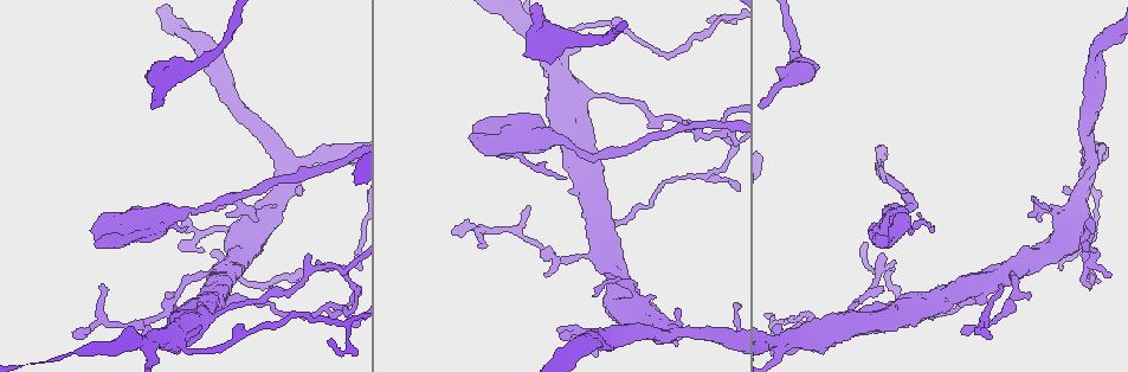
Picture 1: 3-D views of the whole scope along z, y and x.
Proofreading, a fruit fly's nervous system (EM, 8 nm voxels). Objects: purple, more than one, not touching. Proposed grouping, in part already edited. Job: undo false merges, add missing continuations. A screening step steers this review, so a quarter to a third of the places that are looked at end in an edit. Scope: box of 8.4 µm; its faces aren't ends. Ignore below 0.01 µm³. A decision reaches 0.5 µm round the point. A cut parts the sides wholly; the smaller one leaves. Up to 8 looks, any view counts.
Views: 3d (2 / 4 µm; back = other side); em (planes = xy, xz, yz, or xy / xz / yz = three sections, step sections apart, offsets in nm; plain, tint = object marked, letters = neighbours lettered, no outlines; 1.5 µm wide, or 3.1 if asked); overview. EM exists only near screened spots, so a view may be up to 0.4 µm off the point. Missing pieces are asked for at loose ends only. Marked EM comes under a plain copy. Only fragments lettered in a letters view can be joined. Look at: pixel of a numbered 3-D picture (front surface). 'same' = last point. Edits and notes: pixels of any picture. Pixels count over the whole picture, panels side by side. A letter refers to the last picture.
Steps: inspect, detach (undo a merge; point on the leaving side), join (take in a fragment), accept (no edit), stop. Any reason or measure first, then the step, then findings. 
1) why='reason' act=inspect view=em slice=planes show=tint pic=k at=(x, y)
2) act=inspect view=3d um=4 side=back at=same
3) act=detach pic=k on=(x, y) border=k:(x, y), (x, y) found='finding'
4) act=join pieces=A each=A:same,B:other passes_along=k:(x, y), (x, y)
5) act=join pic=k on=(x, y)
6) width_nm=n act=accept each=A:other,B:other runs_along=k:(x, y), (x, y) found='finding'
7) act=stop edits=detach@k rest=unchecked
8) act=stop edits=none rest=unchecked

why='thin neck' act=inspect view=em slice=xz step=8 show=letters pic=1 at=(483, 229)

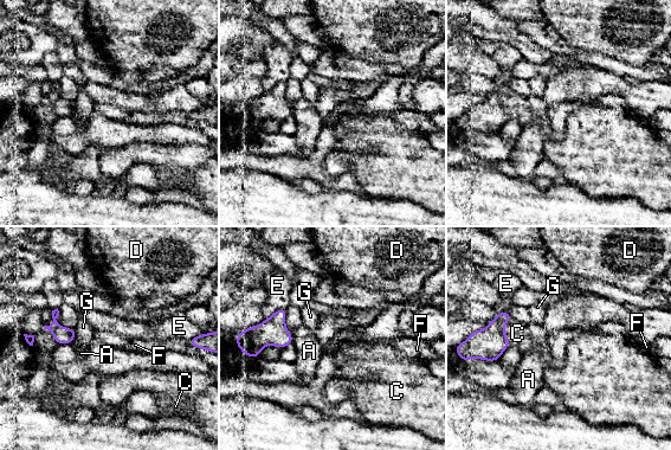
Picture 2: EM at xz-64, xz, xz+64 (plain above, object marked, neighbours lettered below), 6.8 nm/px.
act=accept each=A:other,C:other,D:other,E:other,F:other,G:other border=2:(284, 308), (277, 309), (266, 319) found='all the same neuron'

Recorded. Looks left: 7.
act=inspect view=em slice=xz step=4 show=tint pic=1 at=(181, 288)

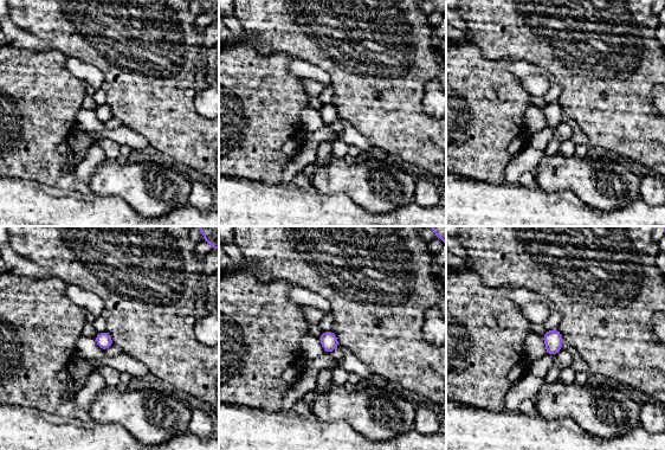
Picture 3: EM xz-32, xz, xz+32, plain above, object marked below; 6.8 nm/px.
why='cut it another way' act=inspect view=em slice=planes show=letters at=same

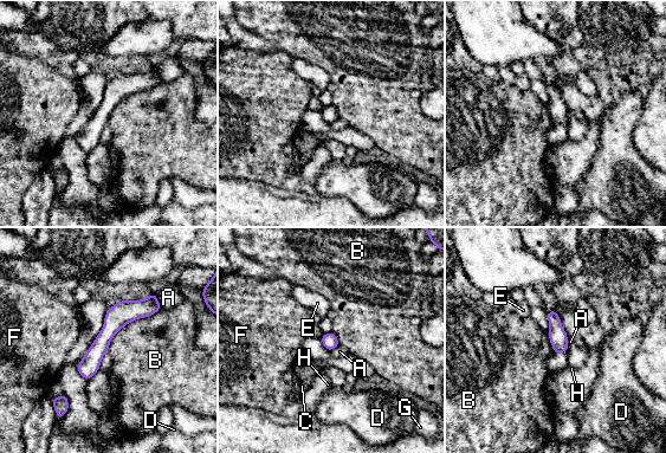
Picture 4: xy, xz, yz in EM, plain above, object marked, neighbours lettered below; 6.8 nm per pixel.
act=accept each=A:other,B:other,C:other,D:other,E:other,F:other,G:other,H:other found='one neuron here'

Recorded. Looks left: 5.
why='side arm on a straight run' act=inspect view=3d um=2 pic=1 at=(294, 170)

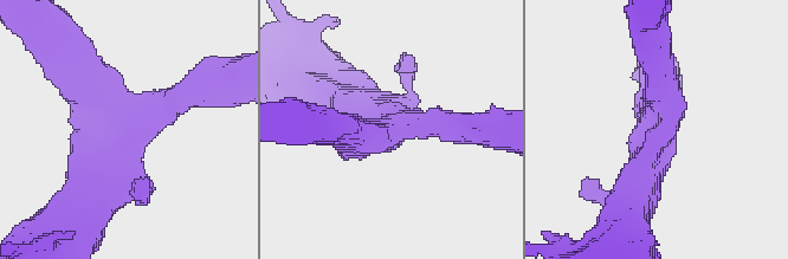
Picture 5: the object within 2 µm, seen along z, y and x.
act=inspect view=em slice=planes show=letters pic=5 at=(382, 129)

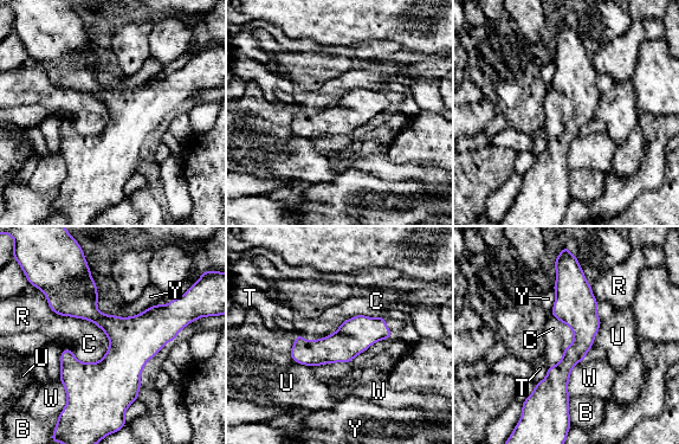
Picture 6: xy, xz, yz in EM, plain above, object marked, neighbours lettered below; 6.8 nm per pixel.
width_nm=240 act=accept each=B:other,C:other,R:other,T:other,U:other,W:other,Y:other border=6:(64, 315), (104, 333), (101, 360) found='all the same neuron'

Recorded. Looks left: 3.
why='sharp bend' act=inspect view=em slice=planes show=tint pic=1 at=(1087, 261)

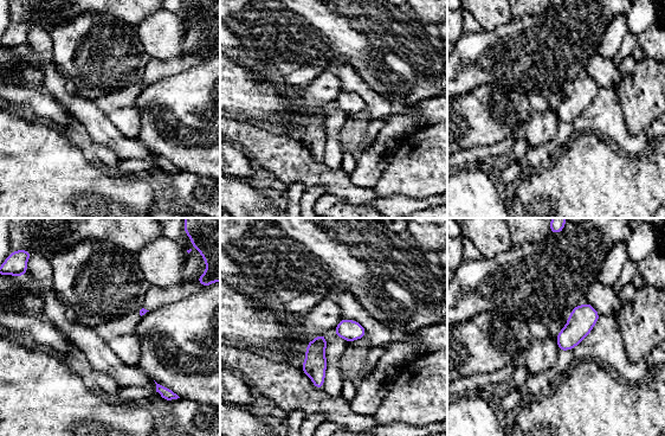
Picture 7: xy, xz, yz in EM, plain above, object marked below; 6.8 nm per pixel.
act=inspect view=em slice=planes show=letters at=same

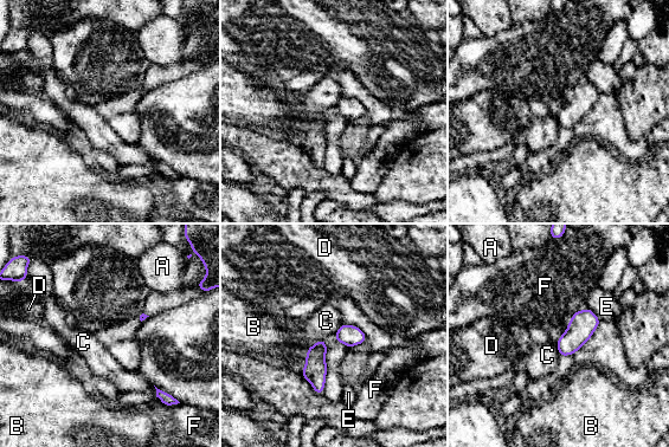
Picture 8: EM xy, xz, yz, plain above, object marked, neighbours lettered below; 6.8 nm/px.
act=accept each=A:other,B:other,C:other,D:other,E:other,F:other border=8:(323, 338), (308, 349), (300, 373) found='one neuron here'

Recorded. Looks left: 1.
act=stop edits=none rest=unchecked

